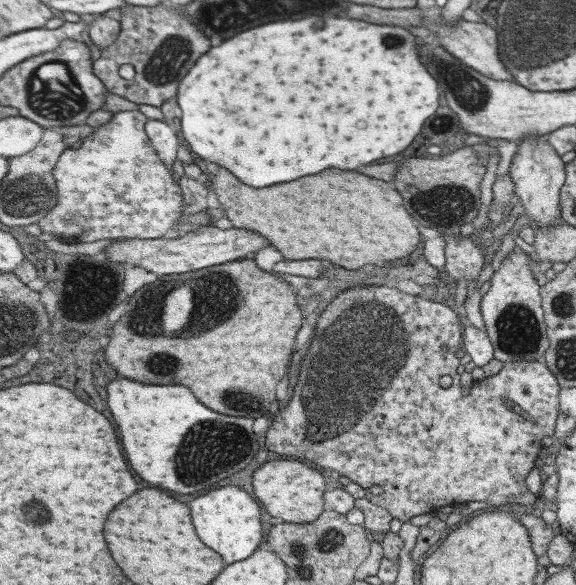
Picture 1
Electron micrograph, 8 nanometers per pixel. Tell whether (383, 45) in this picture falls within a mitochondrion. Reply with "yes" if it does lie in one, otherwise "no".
yes

